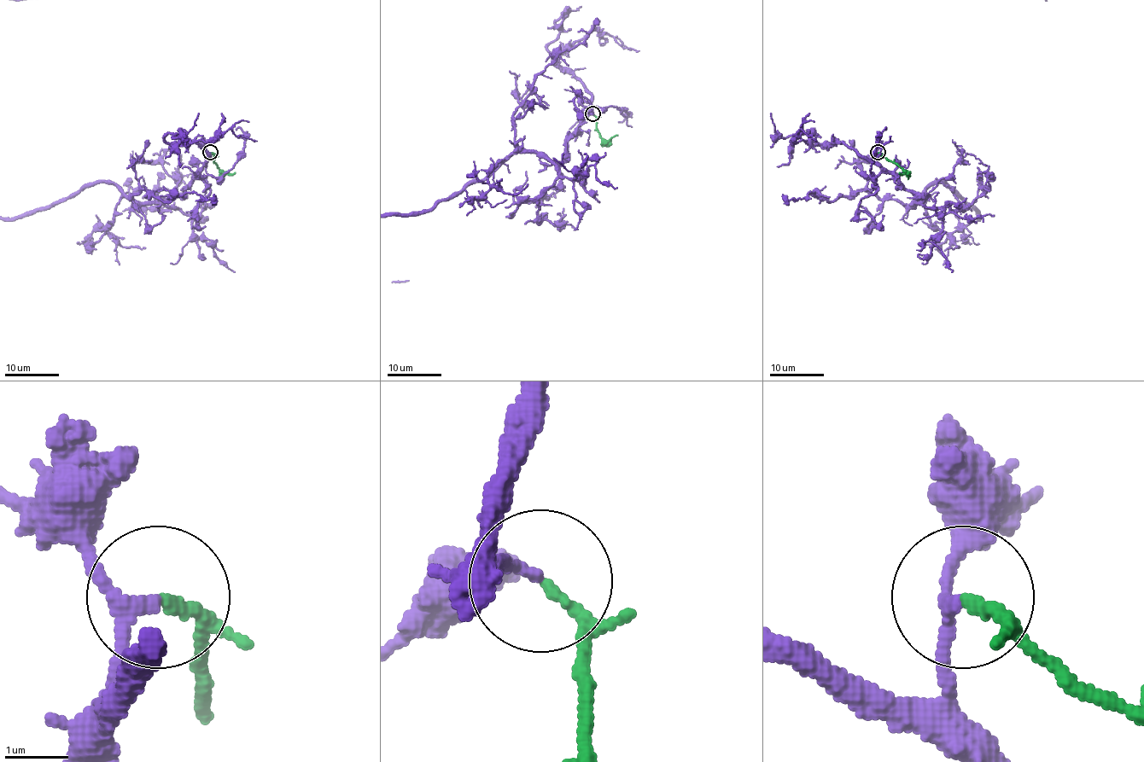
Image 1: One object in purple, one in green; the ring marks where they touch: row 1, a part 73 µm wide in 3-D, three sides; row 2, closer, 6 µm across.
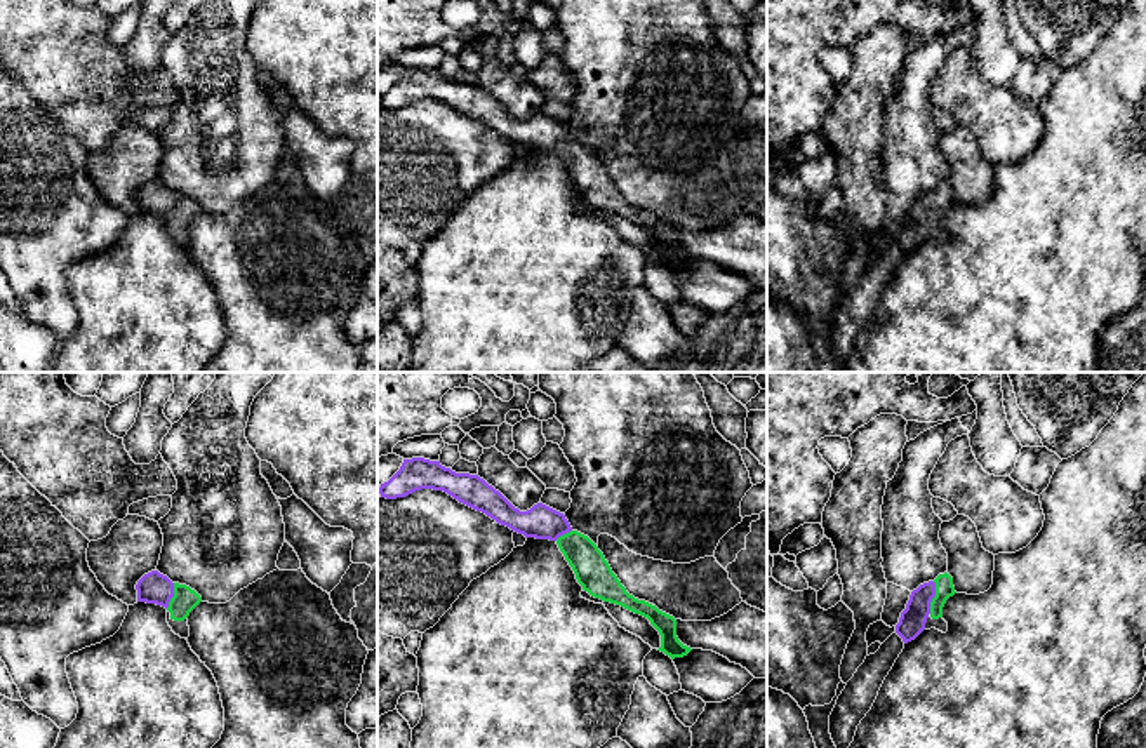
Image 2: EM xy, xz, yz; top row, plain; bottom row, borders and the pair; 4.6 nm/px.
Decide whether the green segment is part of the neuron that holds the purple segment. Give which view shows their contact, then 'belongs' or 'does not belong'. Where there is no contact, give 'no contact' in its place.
contact in yz; belongs

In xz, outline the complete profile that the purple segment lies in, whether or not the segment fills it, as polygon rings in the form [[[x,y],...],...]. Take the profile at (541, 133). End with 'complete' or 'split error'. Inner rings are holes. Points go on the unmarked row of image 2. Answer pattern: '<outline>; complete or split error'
[[[424,68],[403,70],[400,80],[381,94],[379,104],[386,110],[396,110],[421,99],[443,101],[459,113],[485,124],[525,148],[555,151],[584,202],[650,231],[661,245],[657,261],[671,270],[683,268],[692,261],[678,250],[676,230],[656,216],[630,205],[598,157],[588,146],[574,141],[563,124],[543,113],[520,122],[478,85],[456,83],[442,77],[440,71]]]; split error

